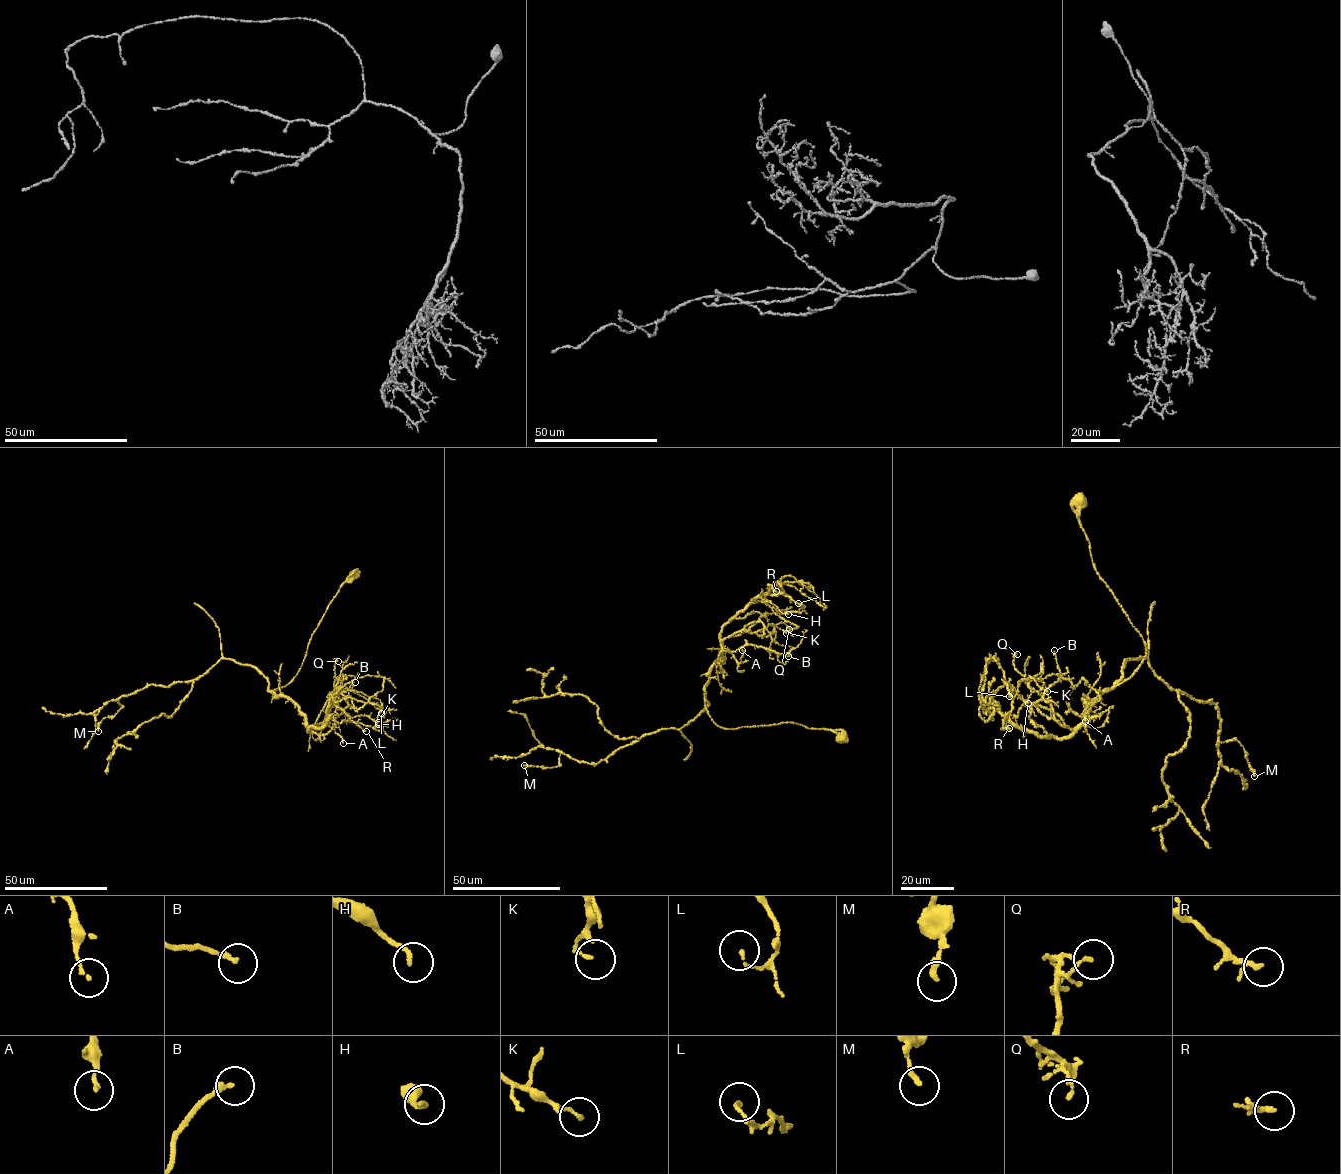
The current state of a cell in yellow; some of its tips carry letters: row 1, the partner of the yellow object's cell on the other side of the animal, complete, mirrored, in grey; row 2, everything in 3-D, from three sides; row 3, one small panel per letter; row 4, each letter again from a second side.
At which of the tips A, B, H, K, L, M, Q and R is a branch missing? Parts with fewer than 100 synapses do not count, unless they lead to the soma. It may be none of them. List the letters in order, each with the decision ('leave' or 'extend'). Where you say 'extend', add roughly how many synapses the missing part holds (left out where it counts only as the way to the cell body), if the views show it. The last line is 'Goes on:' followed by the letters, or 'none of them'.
A: leave
B: leave
H: leave
K: leave
L: leave
M: leave
Q: leave
R: leave
Goes on: none of them

